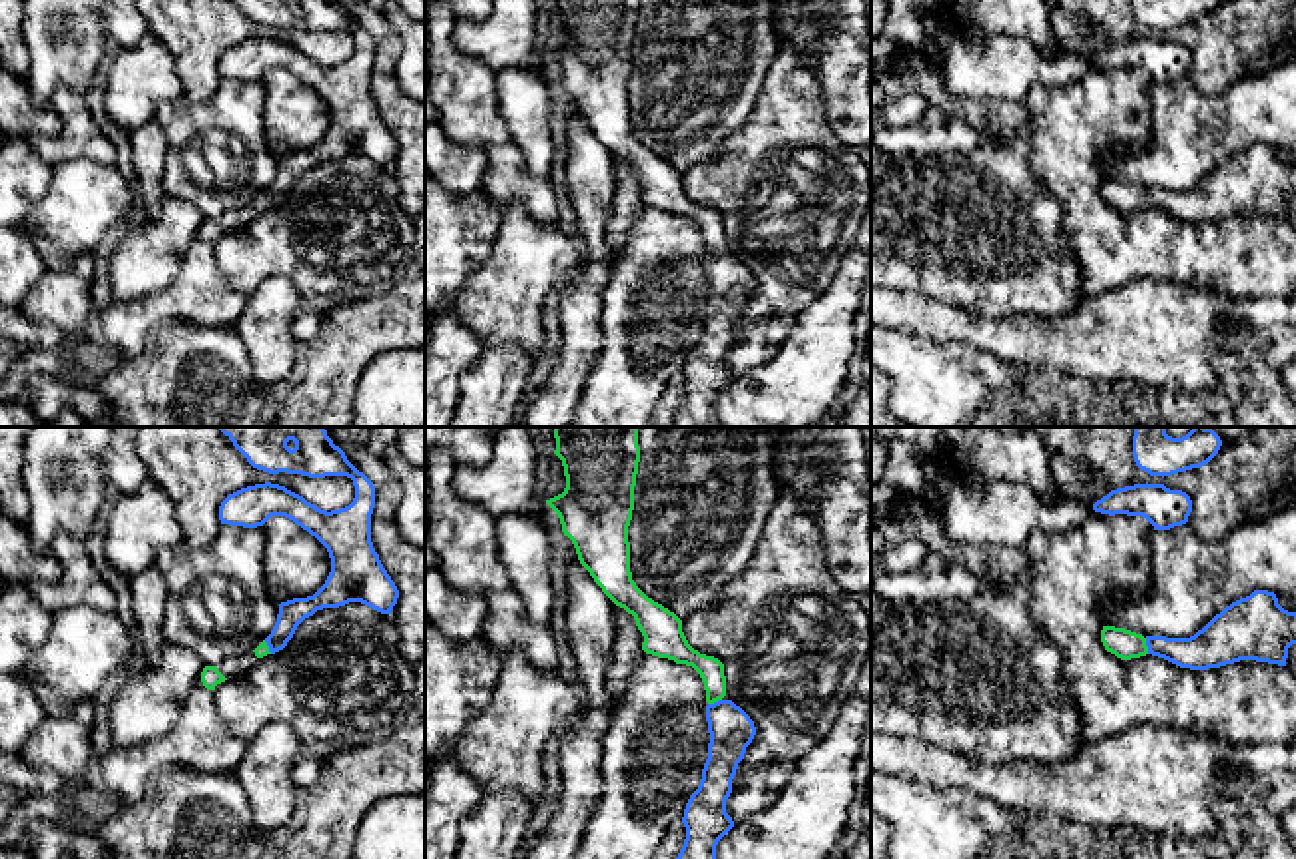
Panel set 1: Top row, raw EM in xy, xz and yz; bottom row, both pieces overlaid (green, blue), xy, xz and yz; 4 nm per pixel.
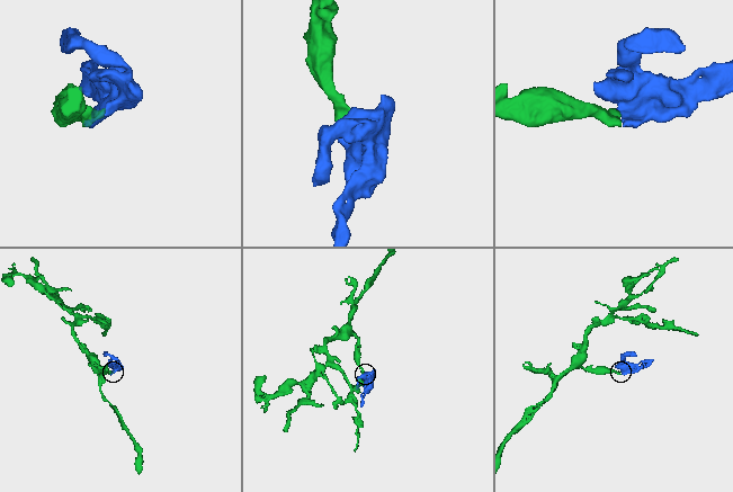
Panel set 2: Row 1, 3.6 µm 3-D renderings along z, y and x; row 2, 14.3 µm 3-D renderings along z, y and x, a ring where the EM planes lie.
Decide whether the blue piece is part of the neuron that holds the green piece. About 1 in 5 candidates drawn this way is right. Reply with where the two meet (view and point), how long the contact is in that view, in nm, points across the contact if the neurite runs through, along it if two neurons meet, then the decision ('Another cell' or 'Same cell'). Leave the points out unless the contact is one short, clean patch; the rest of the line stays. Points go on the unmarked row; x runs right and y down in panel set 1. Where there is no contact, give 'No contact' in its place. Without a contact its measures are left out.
Touches green at yz (1147, 200). Shared border 70 nm. Path across: yz (1125, 198), (1147, 200), (1209, 202). Same cell

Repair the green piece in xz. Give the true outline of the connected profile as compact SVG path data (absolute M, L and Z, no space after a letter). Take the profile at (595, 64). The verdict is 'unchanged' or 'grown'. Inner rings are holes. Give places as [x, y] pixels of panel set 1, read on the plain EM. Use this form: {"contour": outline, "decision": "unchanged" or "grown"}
{"contour": "M556 0L554 8L562 14L566 42L546 58L558 68L580 118L616 159L634 169L646 207L692 219L704 235L708 313L684 363L686 393L676 411L676 427L720 427L716 399L734 381L726 353L756 289L754 275L724 251L724 217L694 203L682 185L682 173L632 134L628 80L640 0Z", "decision": "grown"}

